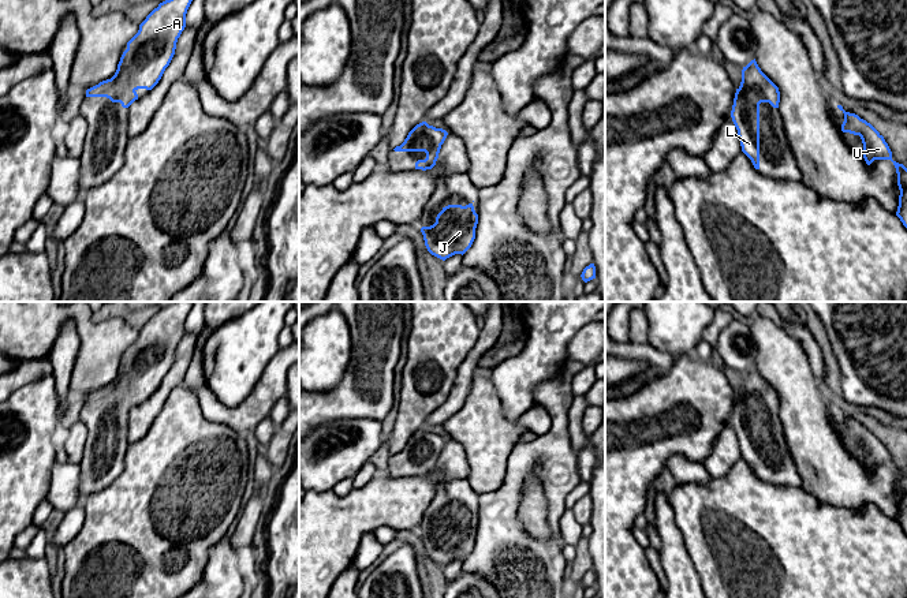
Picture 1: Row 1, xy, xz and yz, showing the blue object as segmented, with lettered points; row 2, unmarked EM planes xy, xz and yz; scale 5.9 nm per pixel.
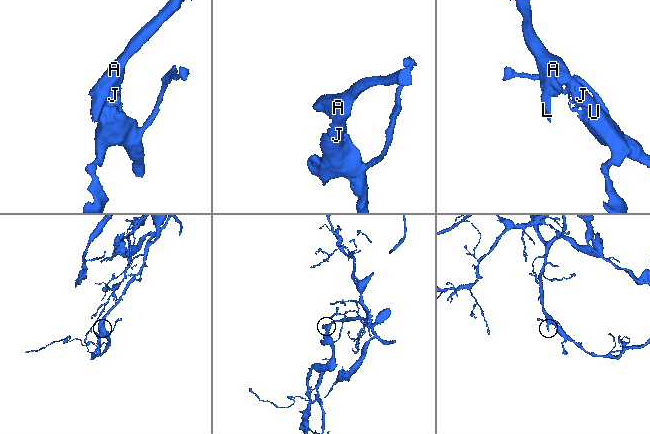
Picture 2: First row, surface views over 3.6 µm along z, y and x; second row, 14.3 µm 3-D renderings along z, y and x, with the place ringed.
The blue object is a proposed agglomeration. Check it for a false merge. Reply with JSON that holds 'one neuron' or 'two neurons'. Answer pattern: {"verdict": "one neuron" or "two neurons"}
{"verdict": "one neuron"}

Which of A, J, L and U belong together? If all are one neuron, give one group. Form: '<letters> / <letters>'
A J L U

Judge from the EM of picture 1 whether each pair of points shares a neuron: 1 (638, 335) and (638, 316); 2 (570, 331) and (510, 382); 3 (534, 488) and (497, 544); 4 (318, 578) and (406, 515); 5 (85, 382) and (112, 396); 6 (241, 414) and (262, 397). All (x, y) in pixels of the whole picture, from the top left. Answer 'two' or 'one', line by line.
1: one
2: one
3: two
4: one
5: two
6: one

